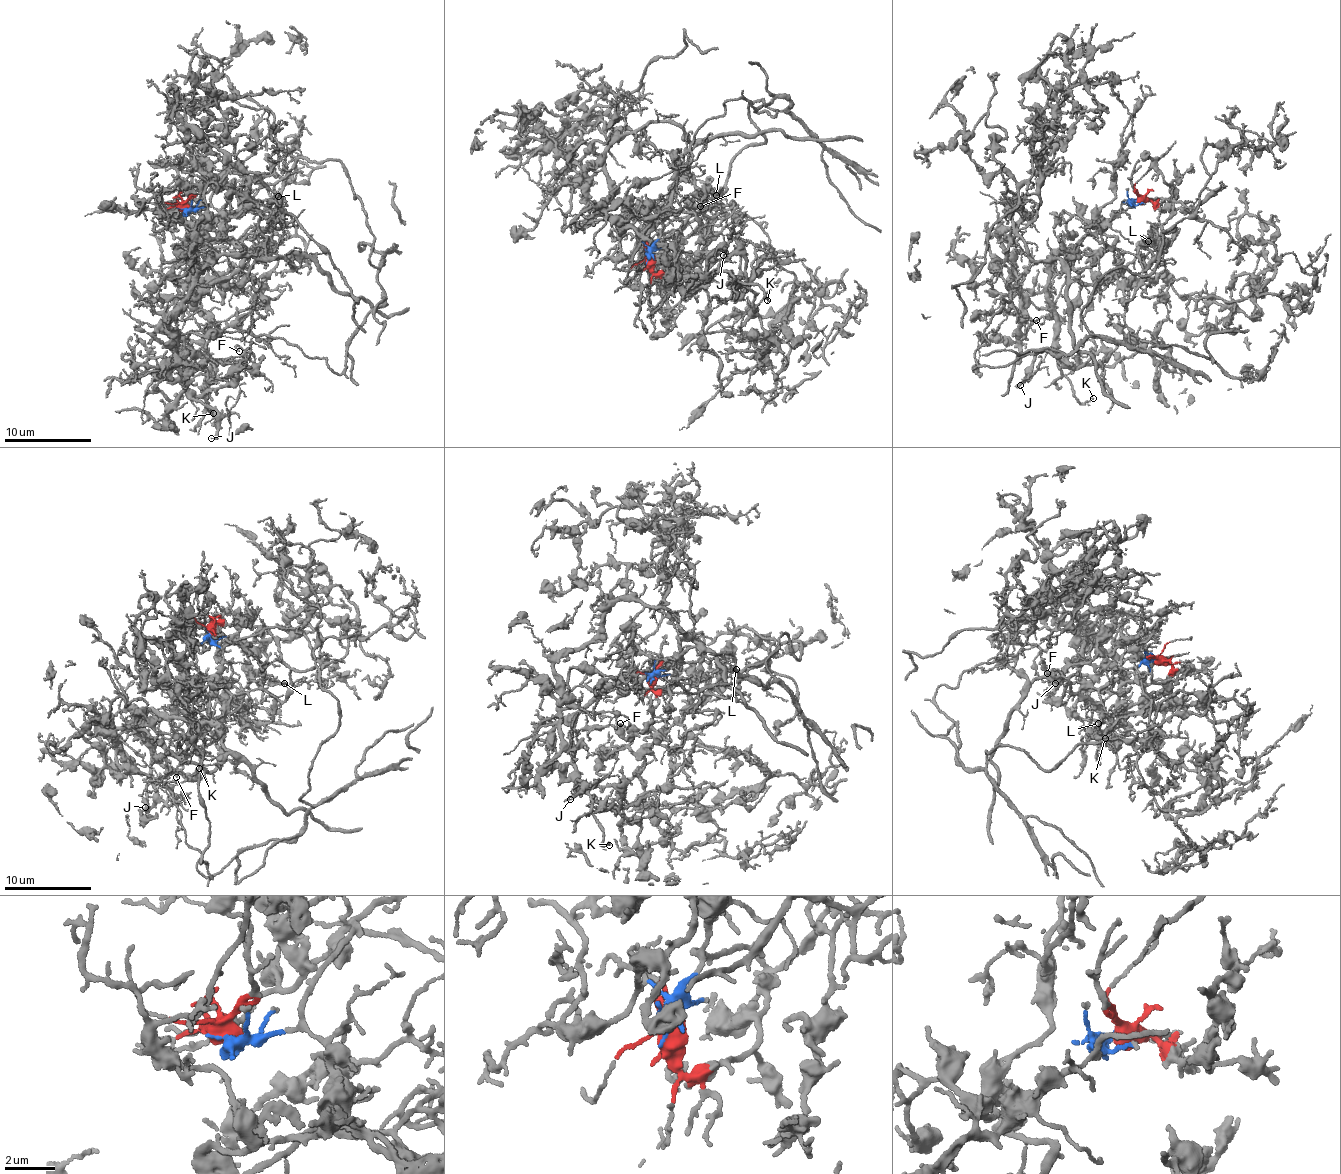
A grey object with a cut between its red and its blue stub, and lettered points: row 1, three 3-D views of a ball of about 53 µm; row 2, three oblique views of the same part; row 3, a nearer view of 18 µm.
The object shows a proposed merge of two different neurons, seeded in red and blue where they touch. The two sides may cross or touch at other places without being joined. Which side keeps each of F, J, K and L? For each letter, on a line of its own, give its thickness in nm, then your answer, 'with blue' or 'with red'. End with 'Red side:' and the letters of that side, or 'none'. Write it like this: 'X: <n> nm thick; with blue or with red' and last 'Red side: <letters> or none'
F: 150 nm thick; with red
J: 200 nm thick; with blue
K: 110 nm thick; with blue
L: 110 nm thick; with red
Red side: F, L

